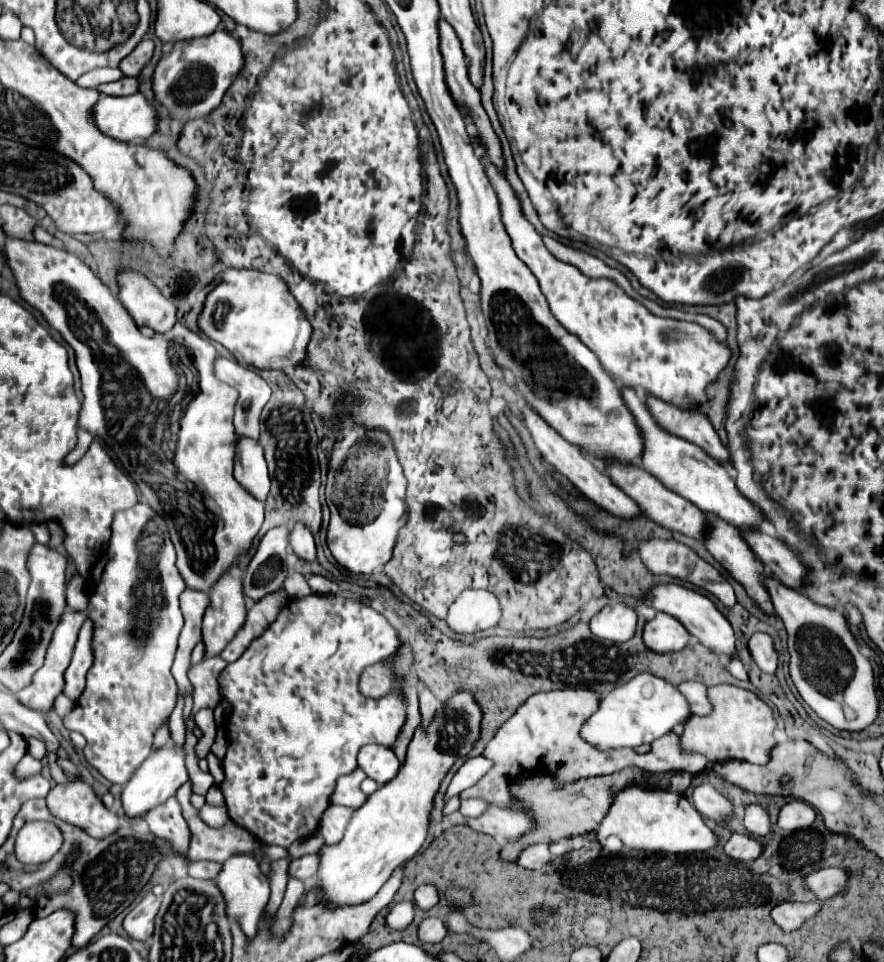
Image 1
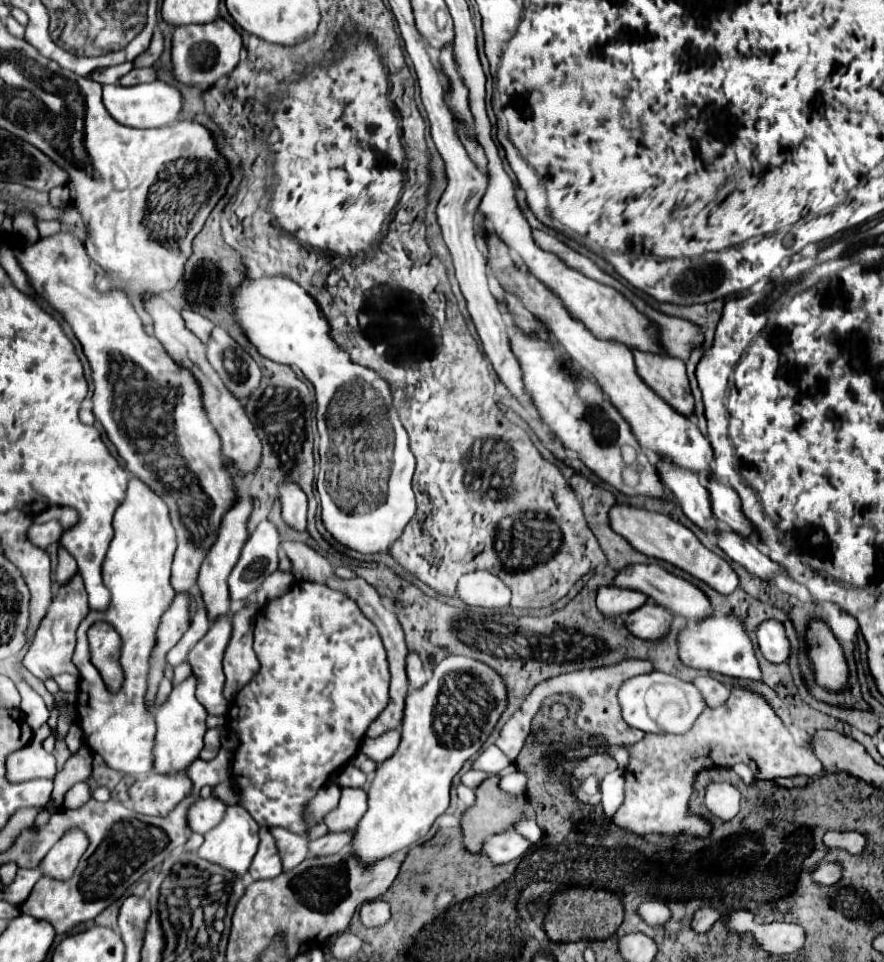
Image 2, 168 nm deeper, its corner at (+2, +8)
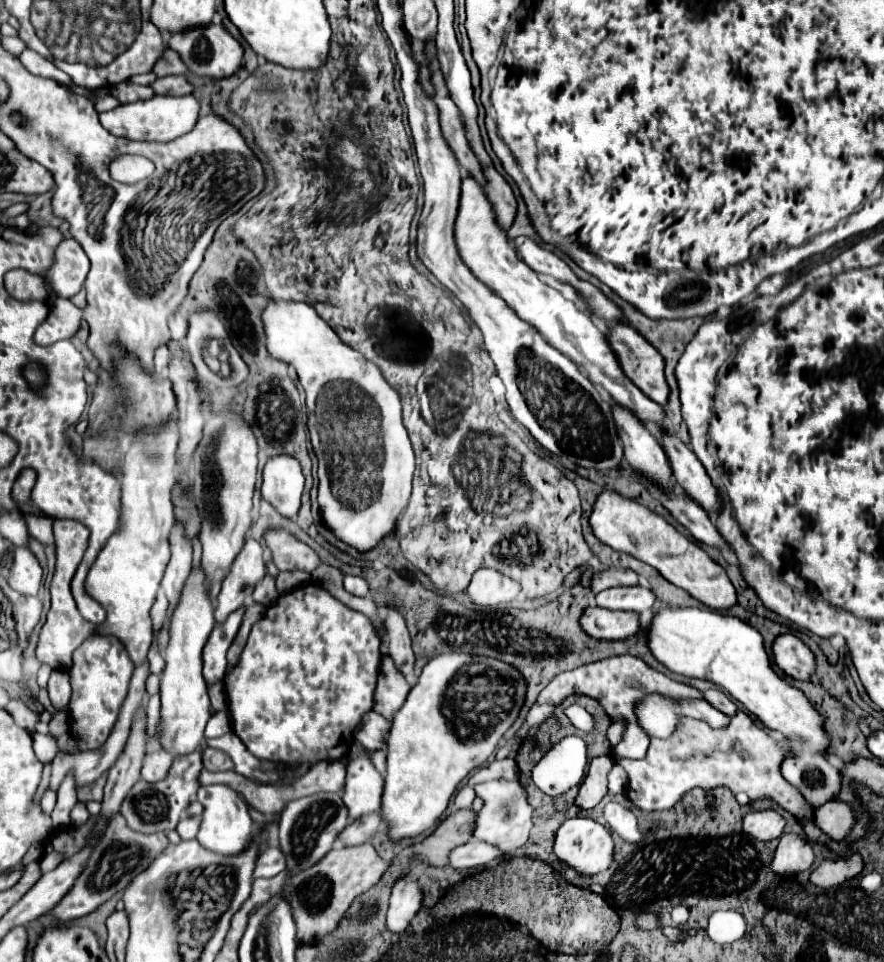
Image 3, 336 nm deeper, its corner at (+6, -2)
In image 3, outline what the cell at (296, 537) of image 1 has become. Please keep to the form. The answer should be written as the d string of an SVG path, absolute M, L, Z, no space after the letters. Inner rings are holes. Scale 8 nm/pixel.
M290 455L268 459L262 469L262 497L284 517L294 519L300 509L304 475L300 463Z

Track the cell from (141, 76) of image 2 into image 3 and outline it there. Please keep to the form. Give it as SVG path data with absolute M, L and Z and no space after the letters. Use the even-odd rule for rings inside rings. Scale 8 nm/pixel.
M178 75L156 79L150 87L160 95L190 95L194 91L194 85L186 77Z

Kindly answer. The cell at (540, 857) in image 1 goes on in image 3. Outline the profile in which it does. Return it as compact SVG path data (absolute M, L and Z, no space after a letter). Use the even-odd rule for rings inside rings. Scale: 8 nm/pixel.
M472 839L472 841L466 841L462 847L458 847L450 853L448 867L454 867L454 869L486 867L486 865L494 863L500 857L502 857L502 853L496 847Z

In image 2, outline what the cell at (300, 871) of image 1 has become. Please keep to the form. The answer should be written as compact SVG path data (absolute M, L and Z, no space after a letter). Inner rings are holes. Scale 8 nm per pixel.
M346 831L346 833L326 833L324 837L312 841L308 851L314 857L326 857L326 855L334 855L334 853L346 849L350 841L352 841L352 831Z

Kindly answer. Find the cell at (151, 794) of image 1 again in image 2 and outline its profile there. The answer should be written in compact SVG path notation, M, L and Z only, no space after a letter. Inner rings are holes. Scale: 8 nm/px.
M190 677L184 683L176 685L168 697L168 701L156 711L156 737L154 737L154 773L176 773L184 771L192 761L200 757L204 747L206 733L206 709L198 703L196 695L196 679Z

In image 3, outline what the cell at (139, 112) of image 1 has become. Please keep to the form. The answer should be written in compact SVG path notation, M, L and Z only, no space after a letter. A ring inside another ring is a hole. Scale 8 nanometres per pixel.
M154 95L152 99L128 103L118 109L100 113L100 123L104 129L108 129L112 135L118 137L126 137L134 141L172 141L194 129L194 125L198 123L198 111L200 111L200 103L194 95L186 95L186 97Z

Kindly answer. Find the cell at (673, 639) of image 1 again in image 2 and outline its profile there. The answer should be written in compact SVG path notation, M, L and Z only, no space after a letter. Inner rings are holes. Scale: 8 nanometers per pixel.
M646 603L640 609L630 613L630 617L626 619L626 627L640 639L656 641L670 631L672 621L674 621L674 615L668 609Z

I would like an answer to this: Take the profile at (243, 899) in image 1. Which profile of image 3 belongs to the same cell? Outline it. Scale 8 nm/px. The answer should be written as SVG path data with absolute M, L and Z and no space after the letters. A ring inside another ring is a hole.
M206 785L198 789L198 801L202 803L202 823L198 831L198 841L220 855L236 855L242 853L250 841L252 841L252 831L254 823L248 813L248 803L228 785Z

